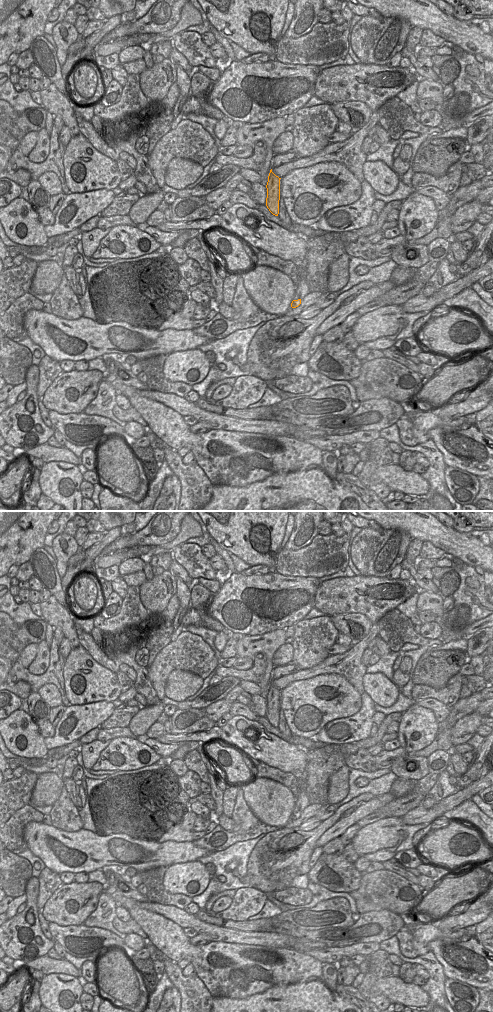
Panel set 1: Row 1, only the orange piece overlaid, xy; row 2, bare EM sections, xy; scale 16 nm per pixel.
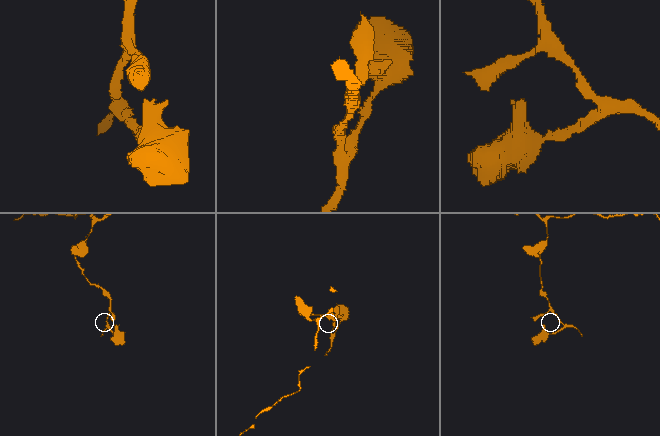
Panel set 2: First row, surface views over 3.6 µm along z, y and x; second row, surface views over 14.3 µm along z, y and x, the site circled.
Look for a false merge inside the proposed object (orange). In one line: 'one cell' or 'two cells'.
one cell

